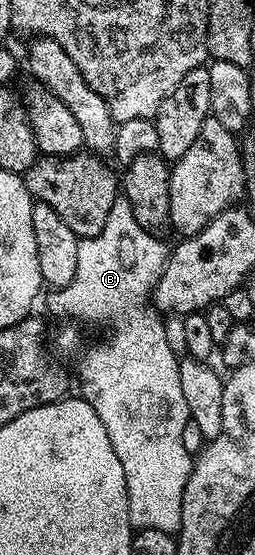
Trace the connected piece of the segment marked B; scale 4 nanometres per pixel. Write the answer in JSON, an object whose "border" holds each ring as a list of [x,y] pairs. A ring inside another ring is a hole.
{"border":[[[116,197],[113,208],[109,208],[105,228],[101,228],[97,236],[80,241],[77,272],[73,272],[73,280],[68,286],[52,293],[55,295],[51,302],[56,312],[64,314],[67,320],[76,323],[111,322],[111,335],[107,342],[93,347],[79,366],[79,378],[83,381],[81,397],[90,404],[93,412],[97,412],[97,416],[101,416],[101,424],[105,424],[105,432],[109,432],[109,444],[113,444],[113,452],[117,452],[117,460],[121,460],[125,468],[132,527],[175,532],[181,524],[181,500],[185,496],[185,484],[193,465],[193,455],[185,450],[182,439],[189,415],[185,392],[181,392],[179,358],[167,339],[167,330],[162,322],[164,319],[152,309],[148,298],[167,263],[167,244],[164,239],[145,232],[145,228],[137,224],[137,216],[133,216],[133,208],[129,208],[127,198]]]}

